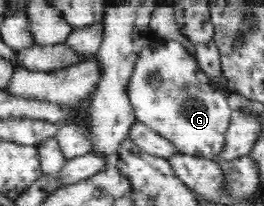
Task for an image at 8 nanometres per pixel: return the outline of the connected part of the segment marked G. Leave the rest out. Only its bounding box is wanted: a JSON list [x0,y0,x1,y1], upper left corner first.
[126,36,232,160]

